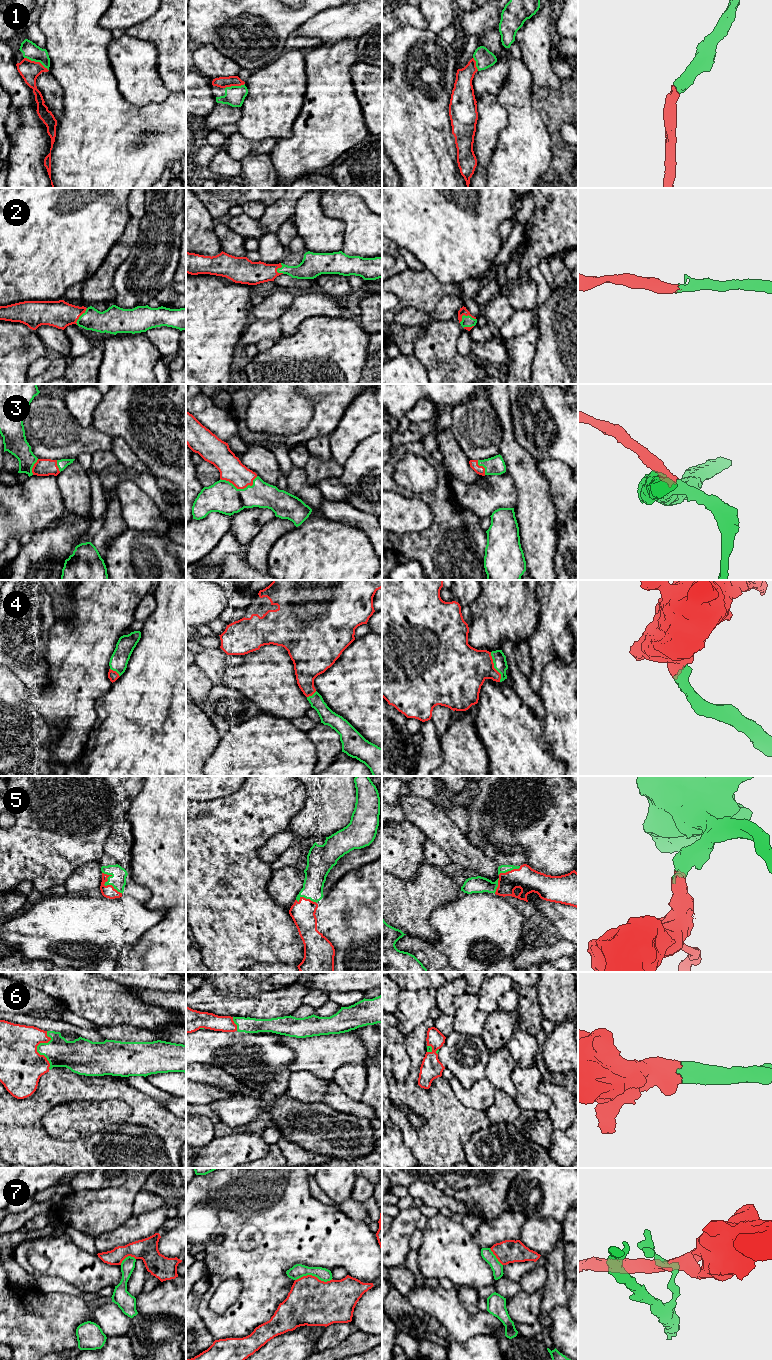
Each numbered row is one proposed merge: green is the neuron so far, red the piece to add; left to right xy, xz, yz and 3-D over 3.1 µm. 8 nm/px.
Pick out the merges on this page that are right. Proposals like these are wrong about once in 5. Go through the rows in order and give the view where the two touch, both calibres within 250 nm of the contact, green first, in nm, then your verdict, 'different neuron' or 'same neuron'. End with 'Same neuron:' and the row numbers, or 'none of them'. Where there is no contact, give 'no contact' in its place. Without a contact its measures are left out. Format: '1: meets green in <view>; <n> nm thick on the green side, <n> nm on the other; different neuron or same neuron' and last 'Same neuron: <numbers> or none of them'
1: meets green in xy; 140 nm thick on the green side, 160 nm on the other; same neuron
2: meets green in yz; 100 nm thick on the green side, 60 nm on the other; same neuron
3: meets green in xz; 260 nm thick on the green side, 200 nm on the other; same neuron
4: meets green in yz; 110 nm thick on the green side, 380 nm on the other; same neuron
5: meets green in xy; 130 nm thick on the green side, 100 nm on the other; same neuron
6: meets green in xy; 220 nm thick on the green side, 360 nm on the other; same neuron
7: meets green in xz; 110 nm thick on the green side, 380 nm on the other; different neuron
Same neuron: 1, 2, 3, 4, 5, 6

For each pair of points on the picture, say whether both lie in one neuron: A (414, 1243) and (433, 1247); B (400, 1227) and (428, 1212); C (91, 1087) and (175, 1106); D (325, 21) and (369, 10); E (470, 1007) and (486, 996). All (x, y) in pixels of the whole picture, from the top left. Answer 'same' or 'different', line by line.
A: different
B: different
C: different
D: same
E: different

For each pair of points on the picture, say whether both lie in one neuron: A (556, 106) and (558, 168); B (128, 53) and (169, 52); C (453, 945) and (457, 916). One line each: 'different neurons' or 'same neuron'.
A: same neuron
B: different neurons
C: same neuron

